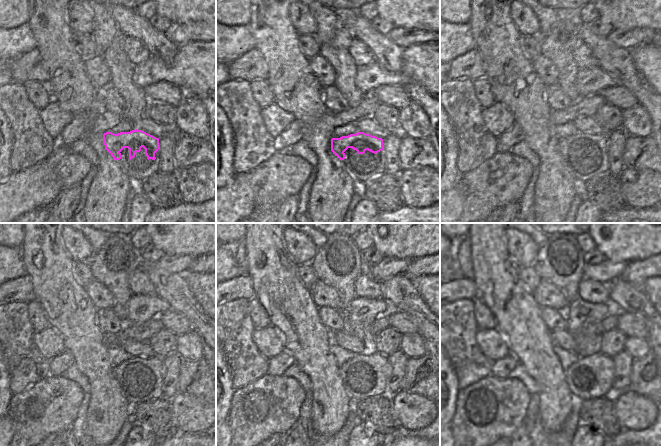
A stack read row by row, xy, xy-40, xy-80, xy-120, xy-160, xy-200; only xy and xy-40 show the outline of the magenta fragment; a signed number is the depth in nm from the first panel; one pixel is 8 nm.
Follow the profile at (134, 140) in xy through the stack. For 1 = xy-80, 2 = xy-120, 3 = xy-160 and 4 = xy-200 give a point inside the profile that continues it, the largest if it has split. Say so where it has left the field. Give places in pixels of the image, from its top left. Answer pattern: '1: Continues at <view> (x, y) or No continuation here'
1: Continues at xy-80 (596, 142)
2: Continues at xy-120 (150, 366)
3: Continues at xy-160 (372, 364)
4: Continues at xy-200 (603, 367).

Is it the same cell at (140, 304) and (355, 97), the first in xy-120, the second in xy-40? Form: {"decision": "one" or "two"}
{"decision": "two"}

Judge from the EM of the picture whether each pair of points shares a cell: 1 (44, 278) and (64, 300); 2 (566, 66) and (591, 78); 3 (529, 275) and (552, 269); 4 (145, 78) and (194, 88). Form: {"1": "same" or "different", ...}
{"1": "same", "2": "different", "3": "different", "4": "same"}

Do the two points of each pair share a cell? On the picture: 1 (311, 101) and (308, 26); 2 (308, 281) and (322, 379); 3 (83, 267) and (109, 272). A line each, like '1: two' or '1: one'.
1: two
2: two
3: two

